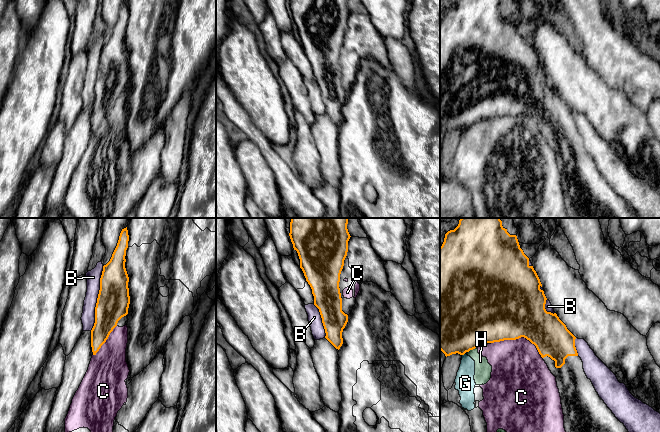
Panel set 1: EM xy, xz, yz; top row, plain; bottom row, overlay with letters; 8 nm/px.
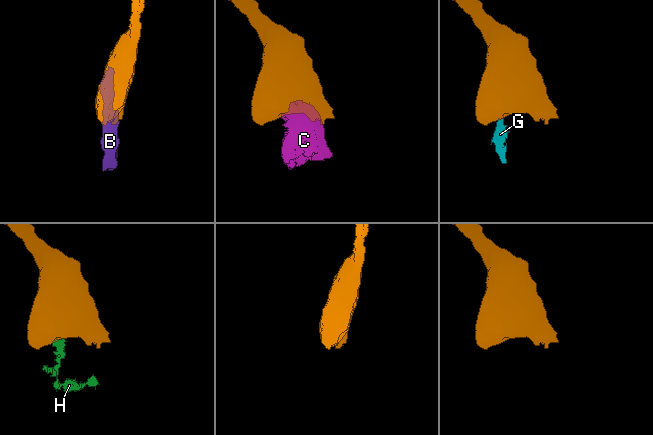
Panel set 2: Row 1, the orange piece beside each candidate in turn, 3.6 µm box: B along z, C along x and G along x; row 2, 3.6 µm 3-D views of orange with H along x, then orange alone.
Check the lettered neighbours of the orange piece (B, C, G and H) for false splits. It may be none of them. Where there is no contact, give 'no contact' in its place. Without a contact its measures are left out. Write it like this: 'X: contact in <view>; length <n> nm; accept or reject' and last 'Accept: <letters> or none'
B: contact in xy; length 550 nm; reject
C: contact in yz; length 440 nm; reject
G: contact in yz; length 30 nm; reject
H: contact in yz; length 80 nm; reject
Accept: none

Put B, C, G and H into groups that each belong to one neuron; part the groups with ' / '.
B / C G H

